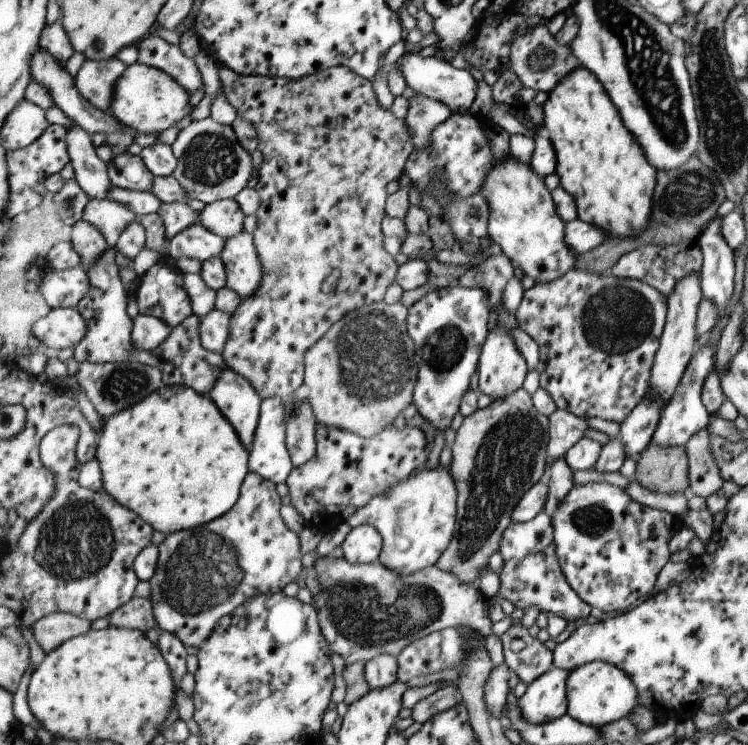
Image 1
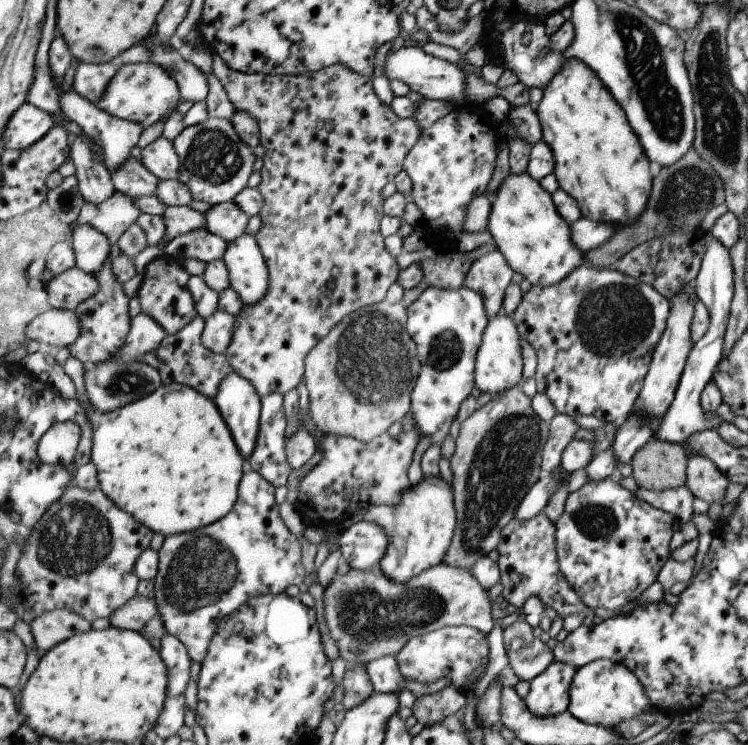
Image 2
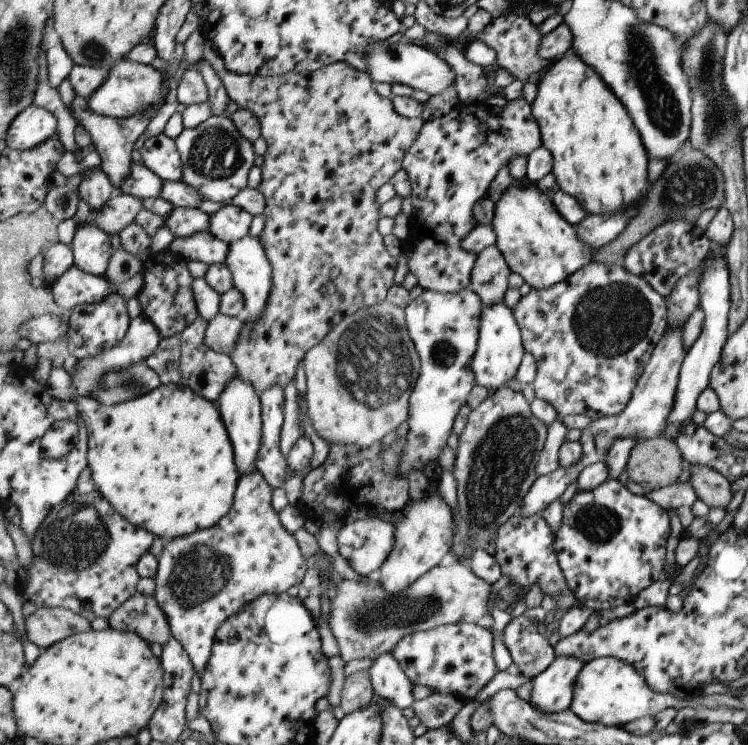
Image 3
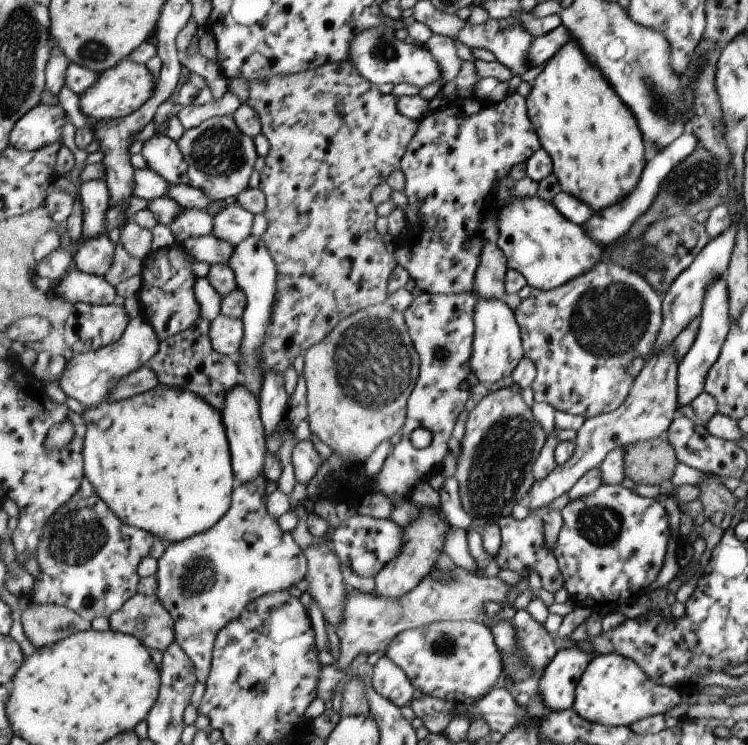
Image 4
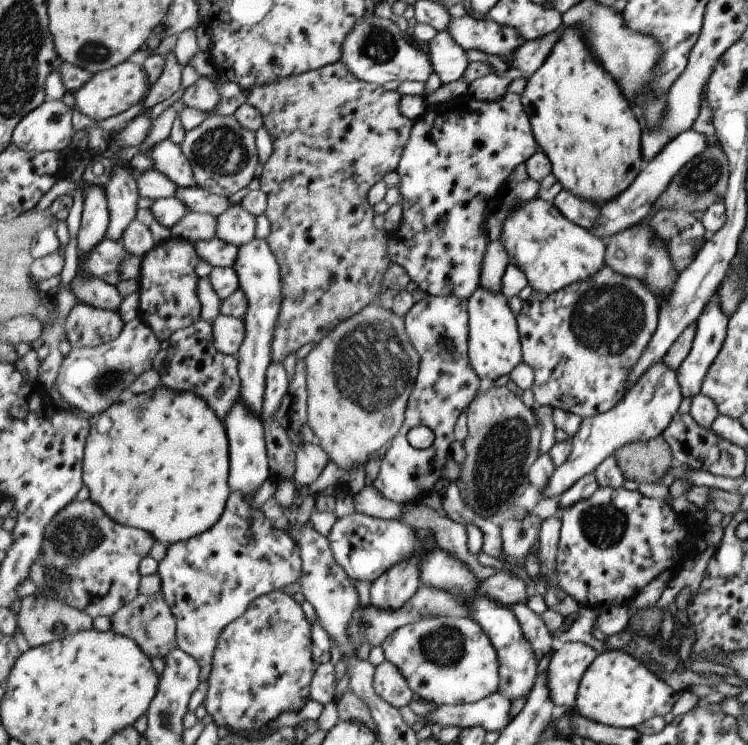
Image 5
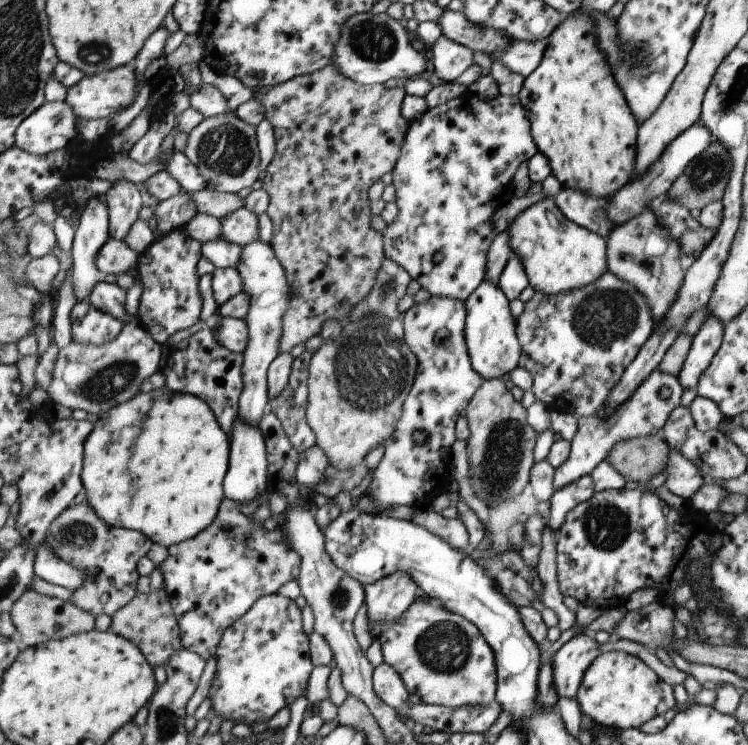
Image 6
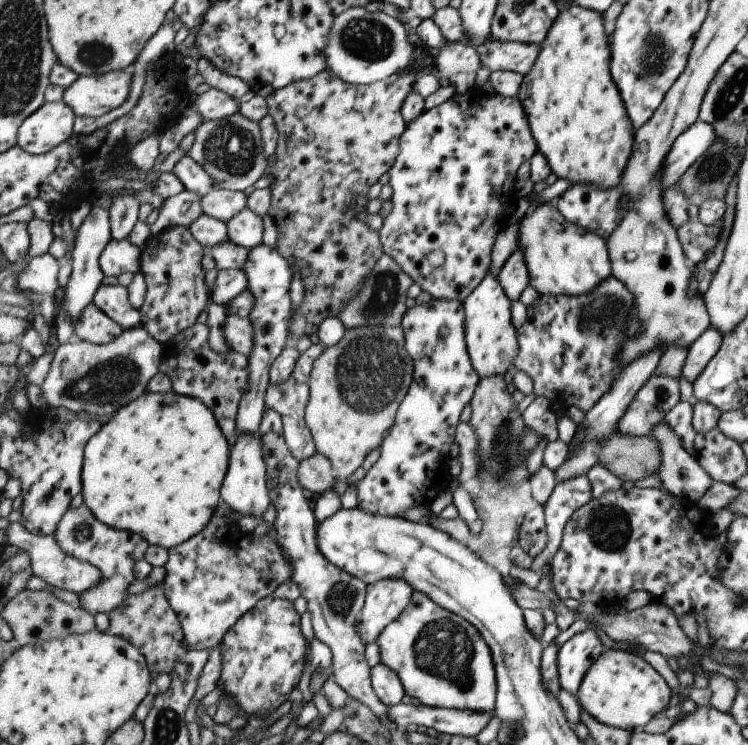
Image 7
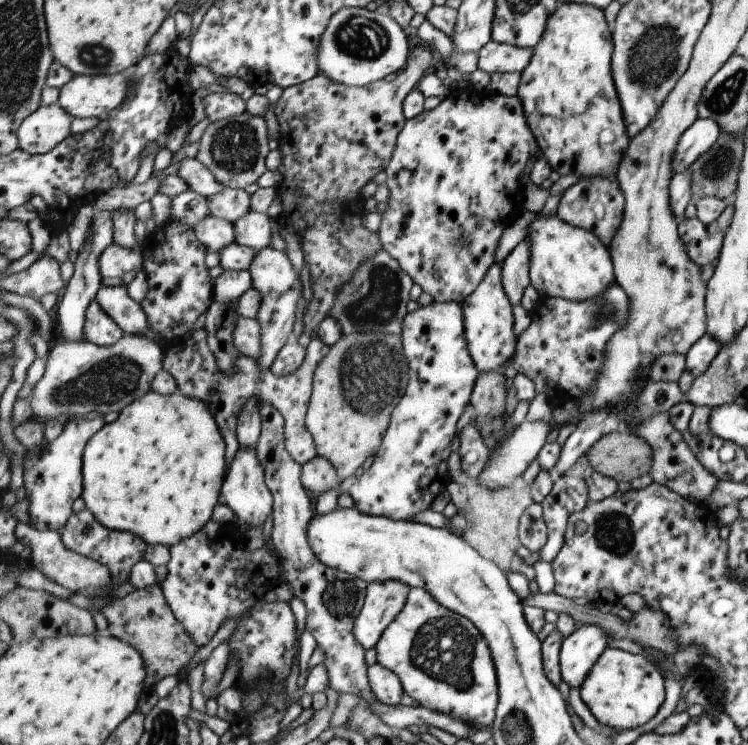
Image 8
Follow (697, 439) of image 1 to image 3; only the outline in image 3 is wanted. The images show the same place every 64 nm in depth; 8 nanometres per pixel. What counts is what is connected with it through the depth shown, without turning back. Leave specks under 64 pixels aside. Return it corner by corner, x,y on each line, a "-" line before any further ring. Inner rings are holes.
693,464
687,466
691,474
689,486
693,488
696,498
708,508
724,509
732,497
729,492
730,483
709,466
693,466

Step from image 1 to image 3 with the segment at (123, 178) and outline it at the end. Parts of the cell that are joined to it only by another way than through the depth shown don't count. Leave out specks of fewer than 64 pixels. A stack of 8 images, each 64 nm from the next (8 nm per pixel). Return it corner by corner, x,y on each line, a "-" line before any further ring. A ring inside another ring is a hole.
142,162
131,164
131,176
121,186
125,194
136,196
141,200
161,197
165,181
149,170

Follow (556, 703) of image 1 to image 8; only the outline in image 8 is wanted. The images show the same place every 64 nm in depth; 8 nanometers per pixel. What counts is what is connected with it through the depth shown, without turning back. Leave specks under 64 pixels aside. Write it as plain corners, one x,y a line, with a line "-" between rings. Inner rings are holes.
581,625
568,636
560,652
562,680
571,689
580,689
589,672
609,648
611,636
600,625

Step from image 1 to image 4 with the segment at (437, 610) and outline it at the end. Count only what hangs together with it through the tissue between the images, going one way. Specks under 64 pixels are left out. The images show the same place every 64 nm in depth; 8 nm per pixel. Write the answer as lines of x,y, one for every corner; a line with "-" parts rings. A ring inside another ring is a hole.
461,566
445,568
439,572
435,570
421,580
417,588
397,600
379,596
374,591
362,593
351,587
345,606
345,618
335,627
340,644
341,671
347,670
358,654
385,654
389,644
393,644
397,636
405,630
425,628
429,624
445,621
475,621
490,627
492,616
487,614
489,606
492,606
492,601
498,603
509,600
509,592
511,586
501,578
477,576

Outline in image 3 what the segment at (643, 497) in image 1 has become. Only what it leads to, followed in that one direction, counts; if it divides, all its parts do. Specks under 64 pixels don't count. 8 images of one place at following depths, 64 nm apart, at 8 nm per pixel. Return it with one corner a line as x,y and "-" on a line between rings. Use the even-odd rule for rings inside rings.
689,483
670,484
669,488
646,490
644,495
666,511
673,511
679,519
682,531
692,521
691,507
696,501
695,492

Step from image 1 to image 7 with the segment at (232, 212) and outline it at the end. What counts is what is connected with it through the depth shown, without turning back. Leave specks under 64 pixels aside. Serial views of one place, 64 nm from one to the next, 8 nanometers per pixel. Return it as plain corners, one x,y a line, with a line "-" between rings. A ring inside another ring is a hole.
245,209
243,212
239,212
235,218
231,218
227,222
227,230
229,240
245,248
251,249
263,244
265,224
263,224
262,216
255,214
252,210

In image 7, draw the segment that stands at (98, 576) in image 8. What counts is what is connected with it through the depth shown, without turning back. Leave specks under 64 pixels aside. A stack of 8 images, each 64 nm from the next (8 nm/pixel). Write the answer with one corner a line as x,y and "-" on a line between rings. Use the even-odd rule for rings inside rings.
22,522
13,523
9,526
7,546
15,546
20,550
29,552
32,557
34,575
53,587
63,588
79,595
81,592
93,588
102,578
99,568
95,568
95,566
89,564
89,562
81,562
81,560
77,560
75,556
67,556
65,550
57,544
57,540
55,540
53,536
33,534
23,526

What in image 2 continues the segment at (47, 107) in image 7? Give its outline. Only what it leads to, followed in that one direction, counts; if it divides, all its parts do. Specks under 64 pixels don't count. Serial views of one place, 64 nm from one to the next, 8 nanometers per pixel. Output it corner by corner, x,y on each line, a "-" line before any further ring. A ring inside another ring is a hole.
25,102
5,128
5,146
13,150
31,148
47,132
51,132
55,125
52,114
31,102

